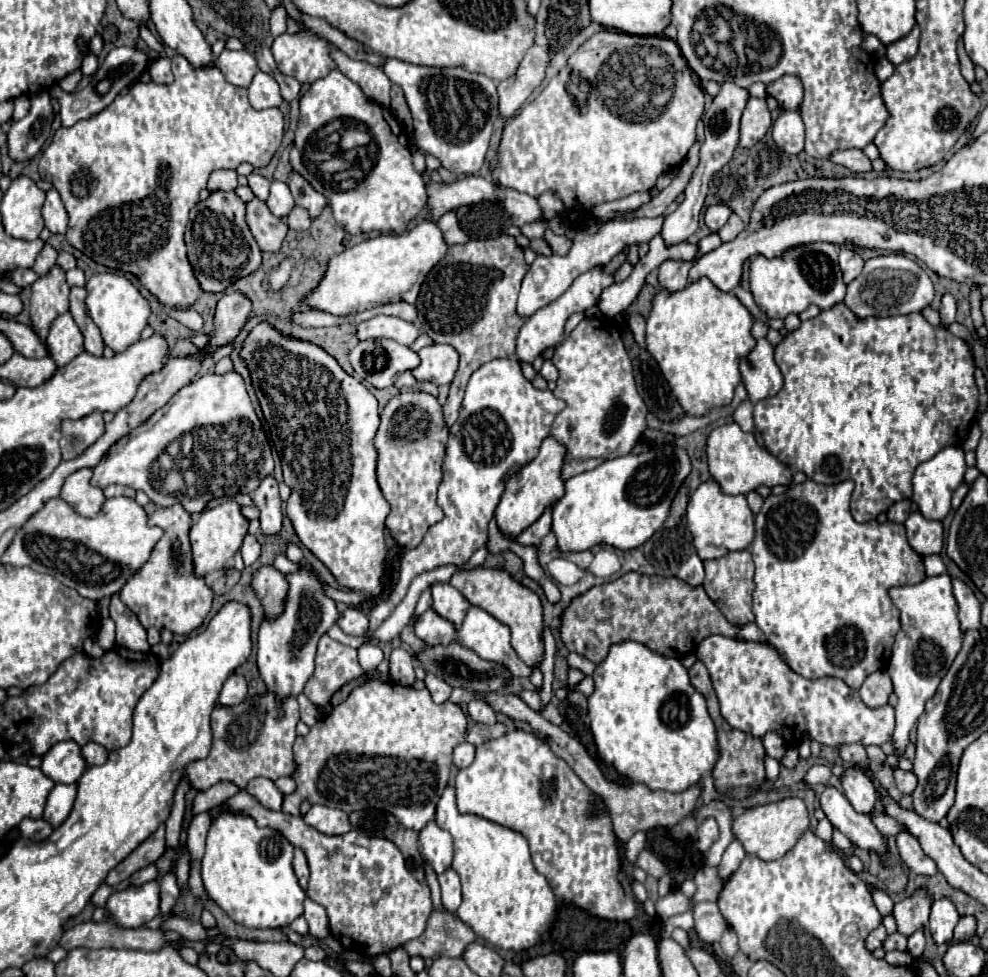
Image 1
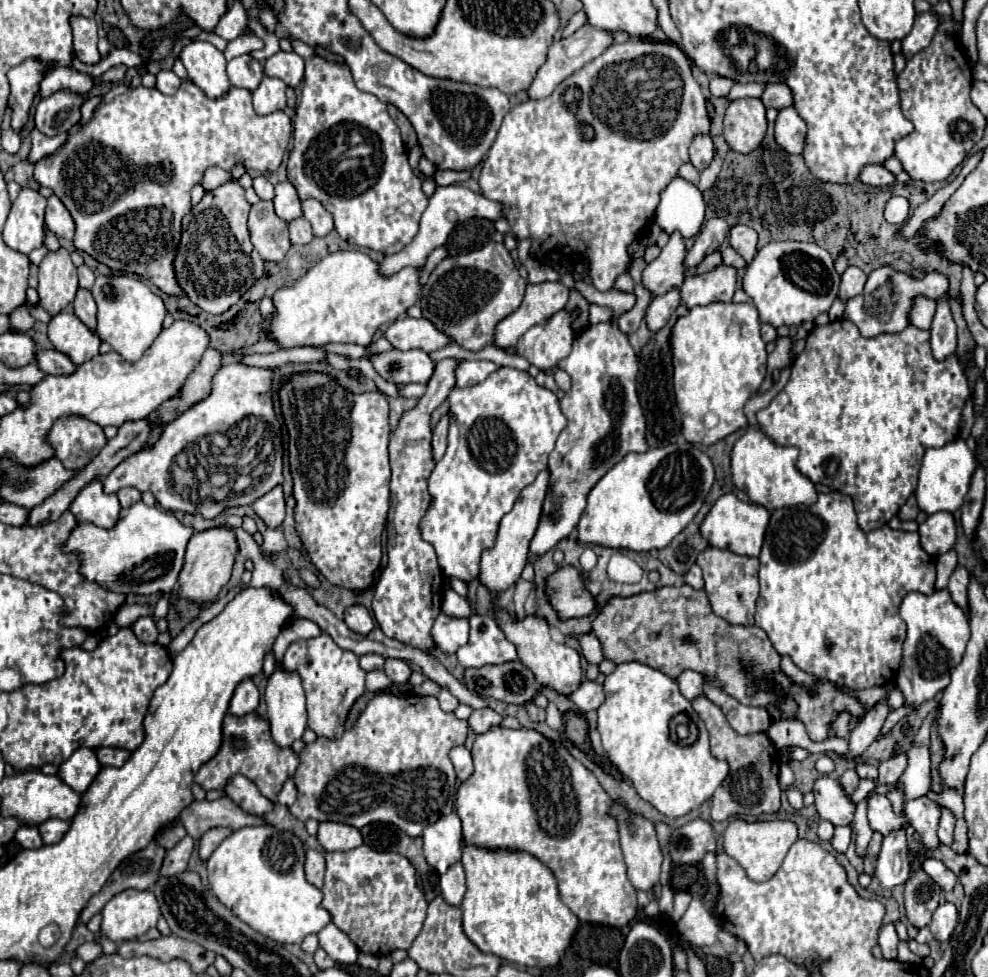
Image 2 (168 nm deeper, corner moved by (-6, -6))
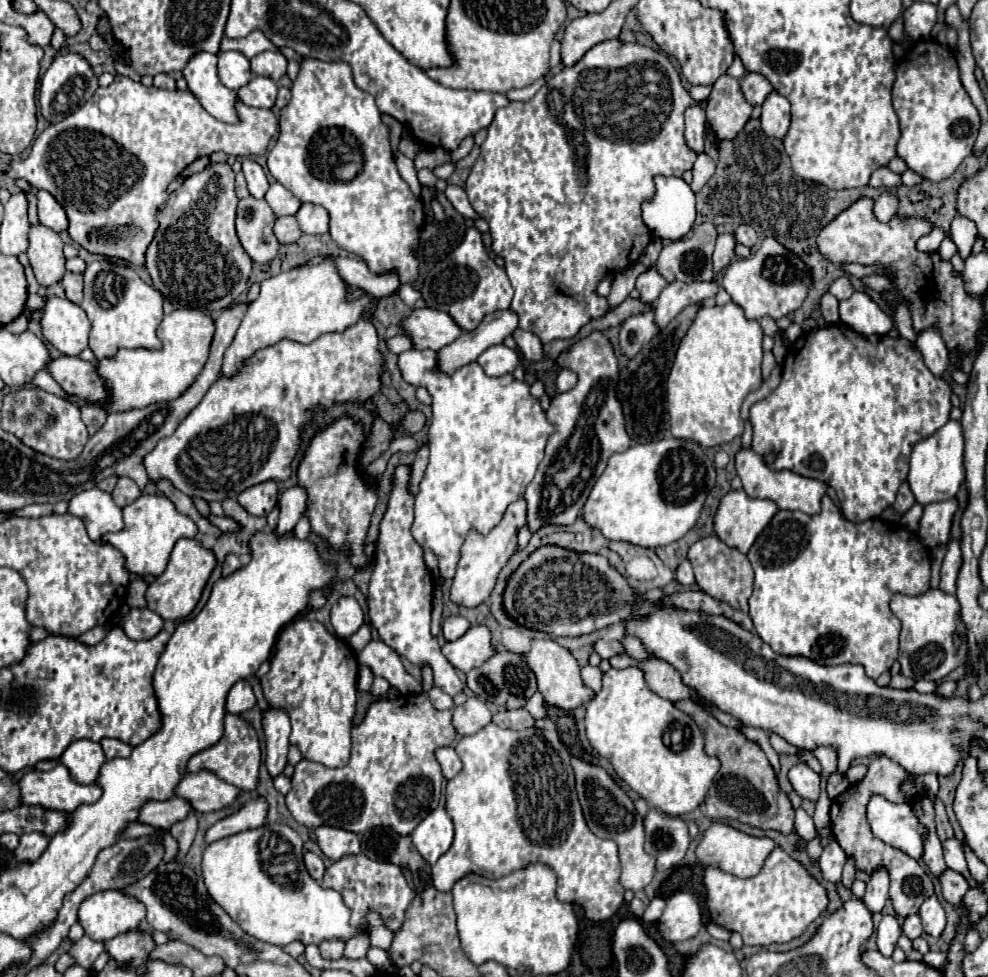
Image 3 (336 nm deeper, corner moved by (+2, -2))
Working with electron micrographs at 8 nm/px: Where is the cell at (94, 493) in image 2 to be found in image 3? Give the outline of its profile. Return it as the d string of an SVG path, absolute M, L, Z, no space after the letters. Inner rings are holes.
M90 488L76 494L70 500L70 514L84 520L88 536L96 544L104 544L102 536L108 532L120 532L124 528L122 508L118 508L112 496L100 488Z

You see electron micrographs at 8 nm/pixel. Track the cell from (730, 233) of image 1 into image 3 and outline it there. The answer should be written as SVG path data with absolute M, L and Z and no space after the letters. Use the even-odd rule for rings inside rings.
M748 224L738 226L738 230L736 230L734 234L736 234L736 240L738 240L740 244L748 246L748 248L752 248L752 246L758 242L758 236L756 236L754 228L752 228L752 226L748 226Z

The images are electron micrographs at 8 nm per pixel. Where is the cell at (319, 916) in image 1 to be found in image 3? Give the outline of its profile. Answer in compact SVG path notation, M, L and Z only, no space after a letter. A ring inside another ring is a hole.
M336 940L336 942L322 942L320 944L320 952L326 960L338 960L342 958L342 952L344 952L344 942Z

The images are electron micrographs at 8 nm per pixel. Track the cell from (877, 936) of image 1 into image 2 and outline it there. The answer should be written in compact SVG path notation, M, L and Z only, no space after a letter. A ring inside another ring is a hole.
M884 924L882 930L880 930L880 950L882 950L882 956L888 958L888 960L894 960L896 958L896 946L898 946L898 934L894 930L894 924Z

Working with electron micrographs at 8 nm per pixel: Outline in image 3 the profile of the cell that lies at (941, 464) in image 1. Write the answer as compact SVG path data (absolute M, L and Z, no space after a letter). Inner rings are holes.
M948 420L942 428L938 428L932 436L918 442L910 456L910 472L908 482L916 496L916 502L926 506L928 502L950 500L956 496L960 484L964 480L964 434L962 424L958 420Z

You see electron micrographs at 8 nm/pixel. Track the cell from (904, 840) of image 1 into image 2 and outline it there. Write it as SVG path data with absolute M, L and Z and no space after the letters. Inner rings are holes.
M924 858L920 868L942 888L942 890L952 890L956 884L956 876L952 874L952 870L948 870L944 866L944 862L936 860L936 858Z

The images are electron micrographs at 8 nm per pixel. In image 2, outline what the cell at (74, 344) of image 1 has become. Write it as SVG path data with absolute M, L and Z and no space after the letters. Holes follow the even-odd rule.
M70 310L56 314L48 324L48 338L54 348L66 354L76 366L98 354L100 338L92 334Z

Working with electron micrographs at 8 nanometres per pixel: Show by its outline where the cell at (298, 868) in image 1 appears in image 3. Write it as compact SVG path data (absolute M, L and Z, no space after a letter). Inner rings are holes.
M306 852L304 854L304 864L306 864L306 868L308 868L308 872L310 872L310 876L314 878L314 880L322 880L322 876L324 876L324 870L326 870L326 866L324 866L324 862L322 862L322 858L320 856L316 856L314 852Z

